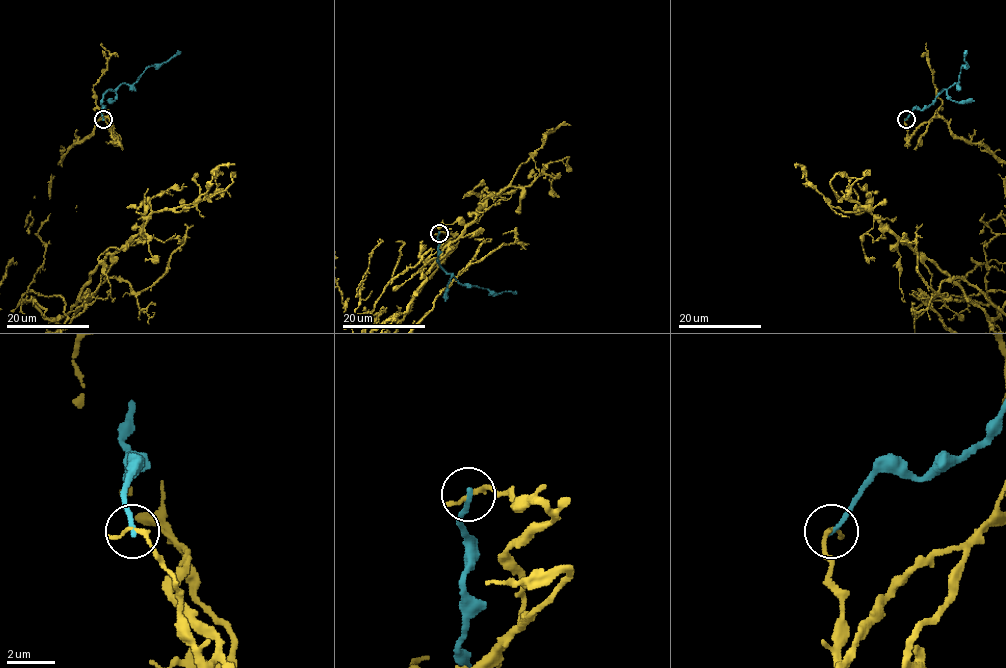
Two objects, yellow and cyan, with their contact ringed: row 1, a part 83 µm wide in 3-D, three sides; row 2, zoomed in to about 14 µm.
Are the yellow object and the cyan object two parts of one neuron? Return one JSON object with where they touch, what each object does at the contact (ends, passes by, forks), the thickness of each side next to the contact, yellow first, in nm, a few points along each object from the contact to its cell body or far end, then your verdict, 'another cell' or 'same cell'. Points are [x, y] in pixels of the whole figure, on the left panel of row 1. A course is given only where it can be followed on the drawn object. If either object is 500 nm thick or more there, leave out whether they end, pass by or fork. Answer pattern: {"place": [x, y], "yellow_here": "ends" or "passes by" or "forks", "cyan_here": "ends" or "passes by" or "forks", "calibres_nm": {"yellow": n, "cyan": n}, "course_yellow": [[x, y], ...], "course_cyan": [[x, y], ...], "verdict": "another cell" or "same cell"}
{"place": [103, 119], "yellow_here": "ends", "cyan_here": "ends", "calibres_nm": {"yellow": 200, "cyan": 220}, "course_cyan": [[102, 119], [102, 96], [109, 90], [124, 83], [132, 84], [148, 67], [168, 62], [180, 51]], "verdict": "another cell"}

